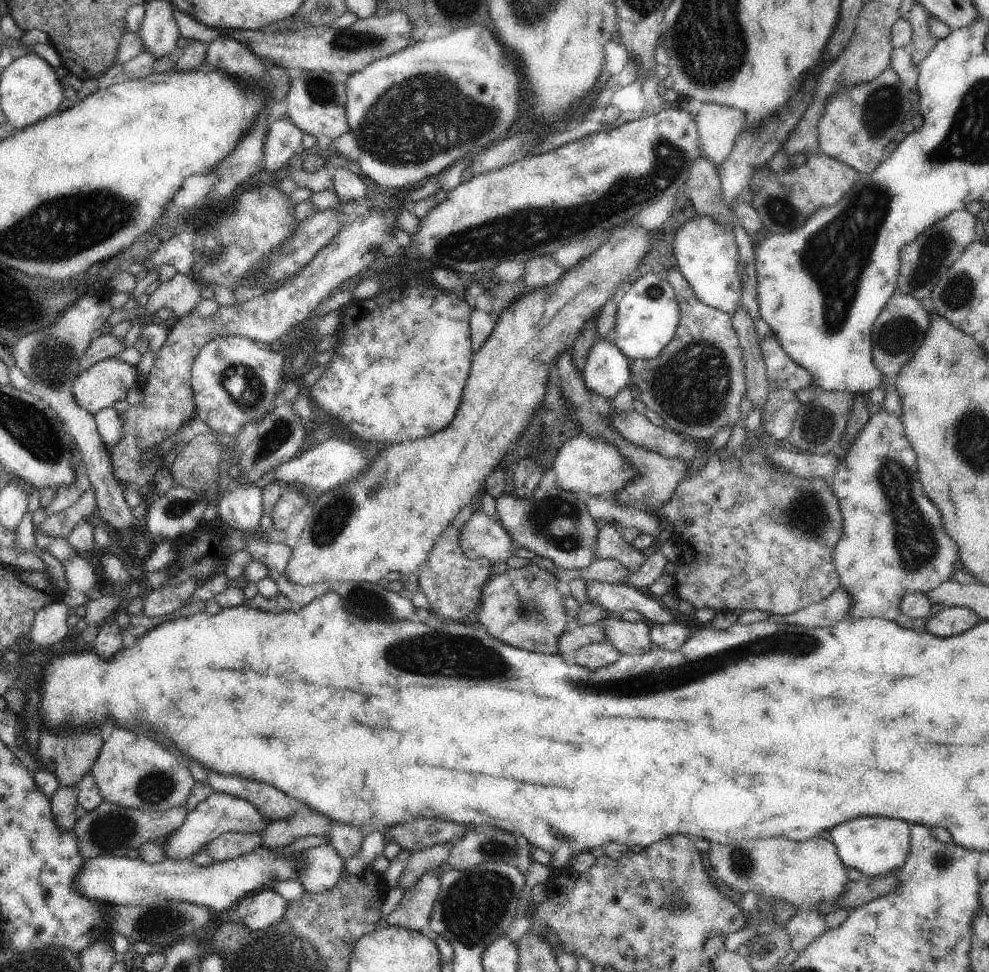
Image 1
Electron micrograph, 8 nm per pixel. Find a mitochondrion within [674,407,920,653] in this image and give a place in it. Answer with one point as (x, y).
(807, 507)

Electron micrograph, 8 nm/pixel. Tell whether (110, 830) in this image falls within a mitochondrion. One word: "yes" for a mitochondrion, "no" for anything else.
yes

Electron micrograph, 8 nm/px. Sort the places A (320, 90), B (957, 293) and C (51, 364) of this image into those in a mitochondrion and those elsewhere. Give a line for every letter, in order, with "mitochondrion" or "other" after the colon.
A: mitochondrion
B: mitochondrion
C: mitochondrion

